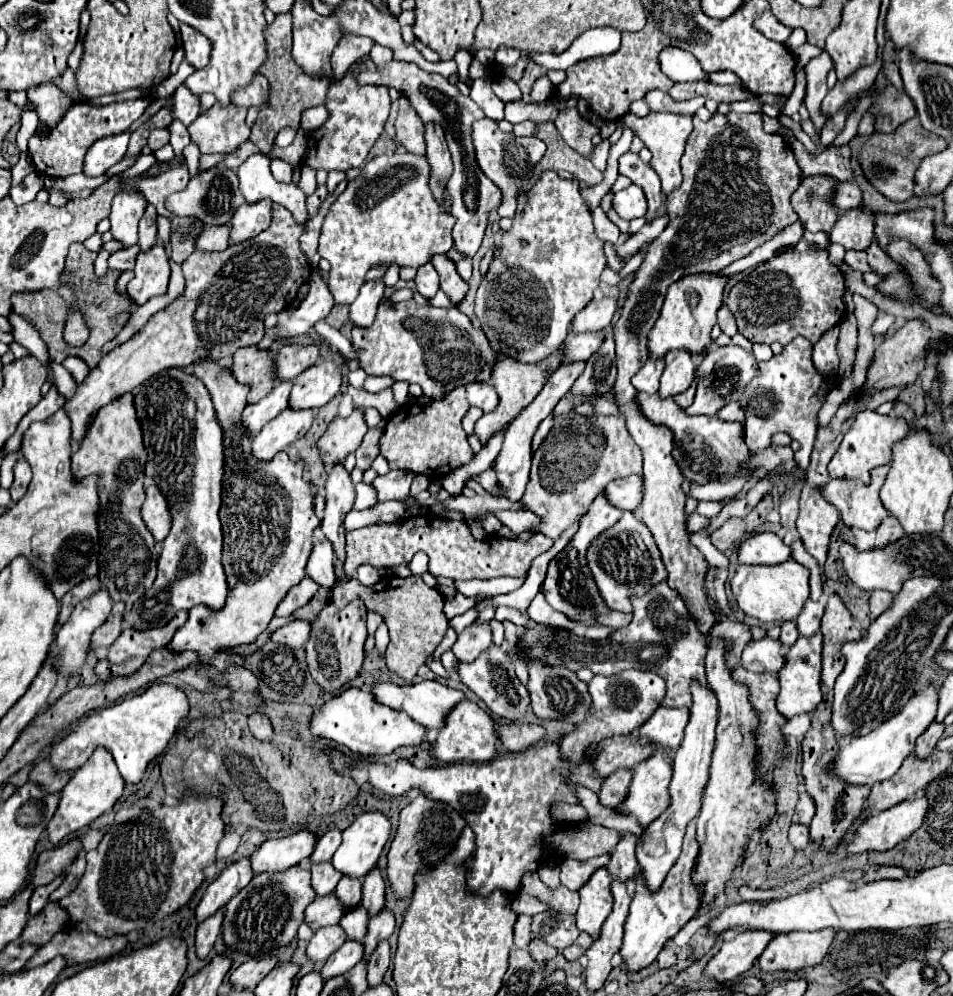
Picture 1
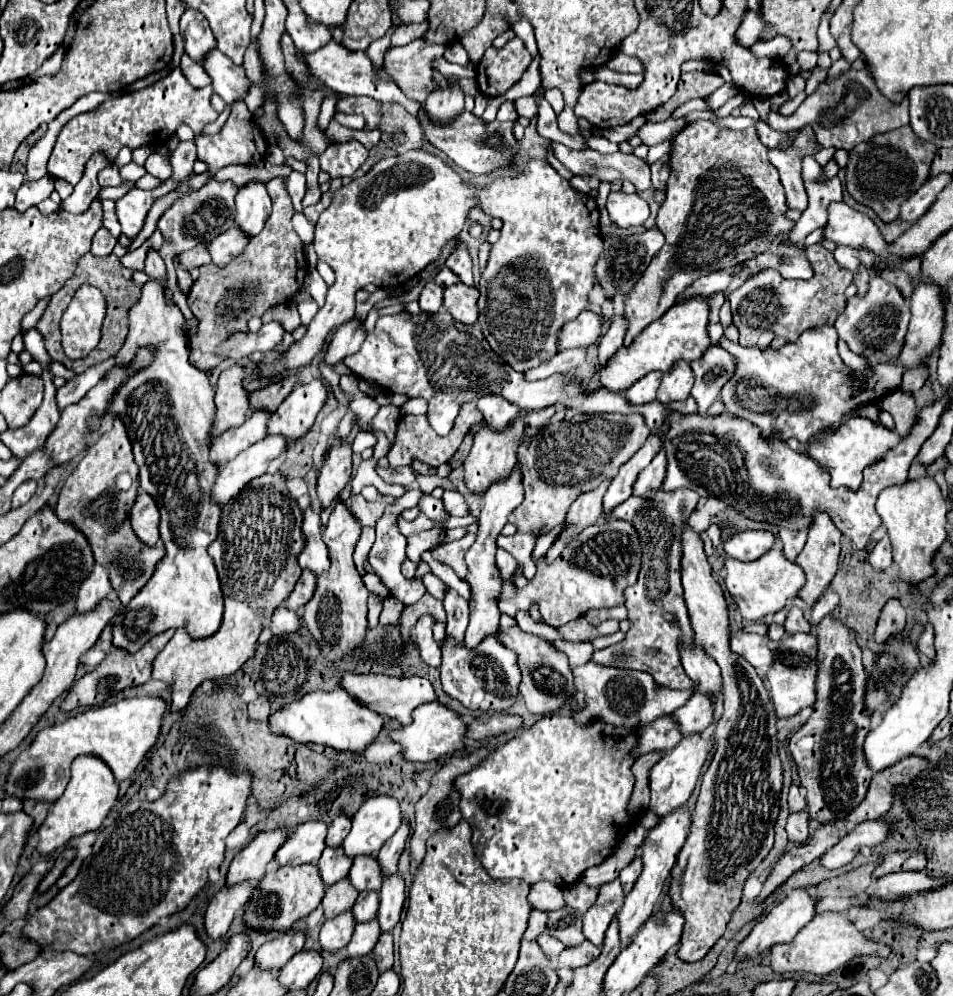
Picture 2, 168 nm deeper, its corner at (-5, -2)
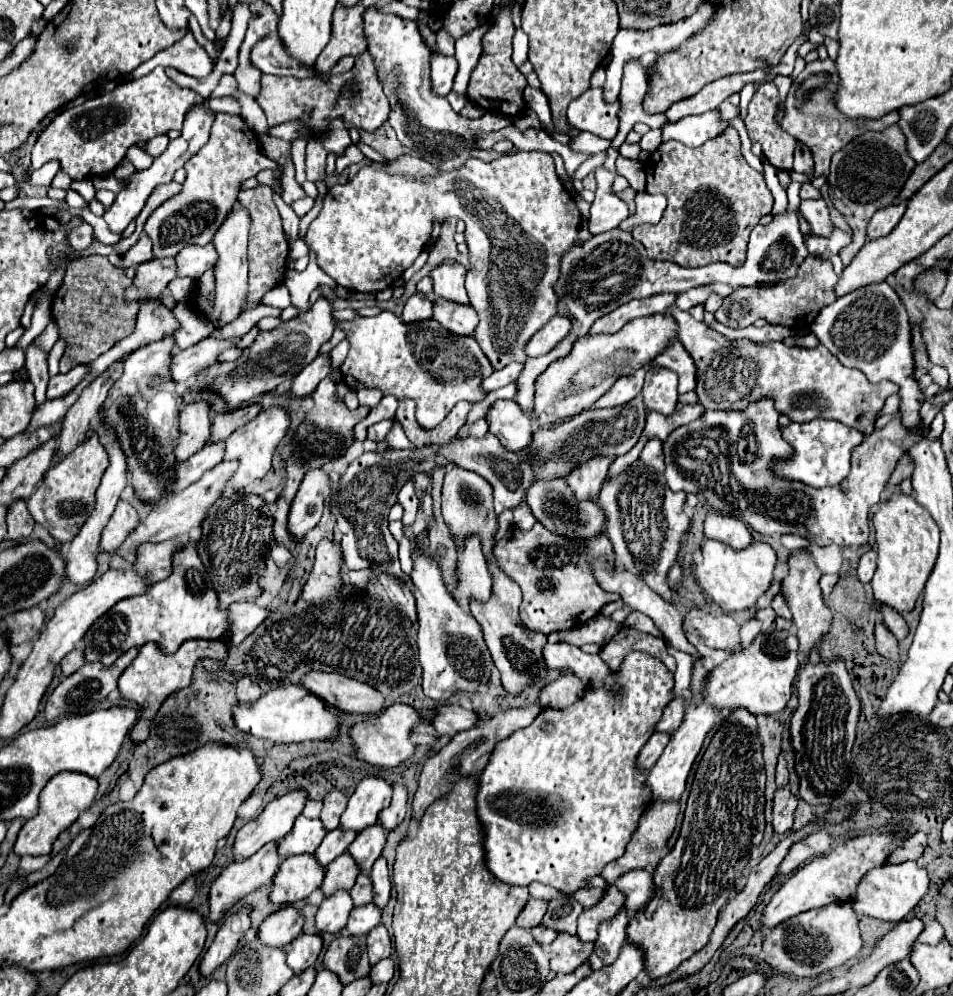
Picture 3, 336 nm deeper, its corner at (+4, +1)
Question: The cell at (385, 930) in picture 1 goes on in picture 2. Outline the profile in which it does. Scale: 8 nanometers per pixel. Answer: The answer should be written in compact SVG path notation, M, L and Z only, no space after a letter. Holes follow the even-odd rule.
M397 872L387 876L383 880L379 896L381 896L381 904L379 904L377 920L379 920L381 930L389 932L399 922L399 916L401 916L401 910L403 910L403 902L405 902L403 878Z

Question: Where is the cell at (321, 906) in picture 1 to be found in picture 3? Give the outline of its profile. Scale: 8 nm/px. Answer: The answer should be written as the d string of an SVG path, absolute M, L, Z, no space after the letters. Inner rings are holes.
M348 853L340 855L336 861L332 861L332 865L326 867L326 877L324 877L322 887L320 887L322 893L324 893L324 897L334 895L340 889L350 891L352 885L356 883L358 873L360 873L360 869L354 863L354 859L350 859Z

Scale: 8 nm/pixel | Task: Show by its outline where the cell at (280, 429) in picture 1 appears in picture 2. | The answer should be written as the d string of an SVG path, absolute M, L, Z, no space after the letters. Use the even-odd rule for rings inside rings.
M265 436L261 442L253 444L249 450L241 452L237 458L219 468L217 480L211 488L211 500L217 506L225 506L235 494L243 490L253 478L265 474L267 464L287 450L287 442L277 436Z

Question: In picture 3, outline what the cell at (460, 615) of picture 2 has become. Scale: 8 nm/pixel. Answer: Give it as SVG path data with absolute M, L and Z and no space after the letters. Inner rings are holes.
M404 483L404 487L398 493L398 503L404 507L402 523L404 523L404 527L410 527L416 521L419 507L419 500L416 493L414 493L414 485L412 483Z

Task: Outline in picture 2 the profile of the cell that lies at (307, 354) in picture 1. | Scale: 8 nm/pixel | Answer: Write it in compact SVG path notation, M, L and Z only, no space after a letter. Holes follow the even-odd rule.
M293 376L271 382L265 388L261 388L261 390L257 390L257 392L253 392L249 396L249 406L253 410L269 410L269 412L273 412L287 398L287 394L293 390L293 386L295 386Z

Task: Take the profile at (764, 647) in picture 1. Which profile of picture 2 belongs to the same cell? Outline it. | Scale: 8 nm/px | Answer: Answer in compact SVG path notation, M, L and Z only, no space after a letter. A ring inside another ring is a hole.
M743 630L731 632L729 648L735 654L743 656L755 668L769 668L769 662L773 662L773 652L765 644L765 638L759 634L751 634Z

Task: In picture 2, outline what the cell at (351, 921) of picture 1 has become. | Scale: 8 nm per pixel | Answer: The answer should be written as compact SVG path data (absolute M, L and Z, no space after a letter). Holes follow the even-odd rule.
M363 890L359 892L359 898L353 906L353 914L357 922L367 922L373 920L377 916L377 908L379 908L379 892L371 892L371 890Z

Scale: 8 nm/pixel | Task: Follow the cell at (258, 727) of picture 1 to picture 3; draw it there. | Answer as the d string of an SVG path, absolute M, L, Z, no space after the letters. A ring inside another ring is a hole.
M240 677L236 683L236 697L240 703L256 703L260 699L262 691L250 677Z

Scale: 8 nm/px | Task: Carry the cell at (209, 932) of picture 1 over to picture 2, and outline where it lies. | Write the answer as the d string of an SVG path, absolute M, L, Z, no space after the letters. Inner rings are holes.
M241 882L235 886L223 886L213 896L205 914L205 928L213 940L221 940L227 934L235 914L249 902L255 888L257 882Z

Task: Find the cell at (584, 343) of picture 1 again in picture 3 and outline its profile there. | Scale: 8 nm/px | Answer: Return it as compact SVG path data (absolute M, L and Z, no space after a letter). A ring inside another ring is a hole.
M510 363L508 367L504 367L504 369L500 369L500 371L494 371L494 375L490 375L490 379L484 379L482 387L488 389L488 391L500 389L500 387L504 387L504 385L516 381L518 375L522 373L522 369L524 369L524 365L520 365L520 363Z

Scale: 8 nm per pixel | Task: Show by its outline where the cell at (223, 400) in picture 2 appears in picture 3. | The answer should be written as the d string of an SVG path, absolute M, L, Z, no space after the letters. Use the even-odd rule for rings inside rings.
M202 399L202 401L194 401L190 405L184 405L182 411L180 411L180 433L182 437L178 439L178 445L176 445L176 461L186 461L192 453L200 451L208 441L210 441L210 435L212 435L212 403Z

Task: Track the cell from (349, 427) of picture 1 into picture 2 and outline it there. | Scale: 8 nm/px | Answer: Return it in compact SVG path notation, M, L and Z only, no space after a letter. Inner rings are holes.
M347 442L335 444L321 468L321 476L317 478L317 496L323 508L329 508L339 492L351 478L351 446Z

